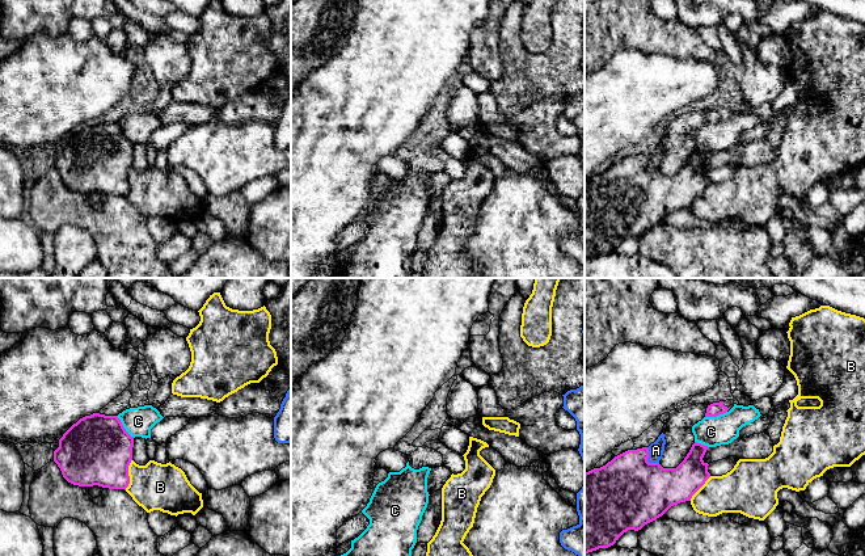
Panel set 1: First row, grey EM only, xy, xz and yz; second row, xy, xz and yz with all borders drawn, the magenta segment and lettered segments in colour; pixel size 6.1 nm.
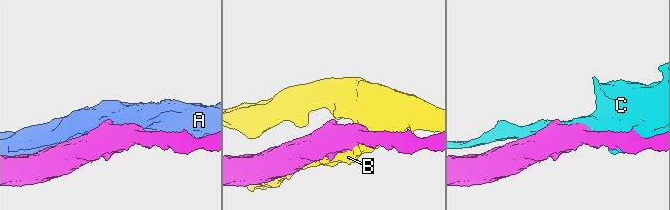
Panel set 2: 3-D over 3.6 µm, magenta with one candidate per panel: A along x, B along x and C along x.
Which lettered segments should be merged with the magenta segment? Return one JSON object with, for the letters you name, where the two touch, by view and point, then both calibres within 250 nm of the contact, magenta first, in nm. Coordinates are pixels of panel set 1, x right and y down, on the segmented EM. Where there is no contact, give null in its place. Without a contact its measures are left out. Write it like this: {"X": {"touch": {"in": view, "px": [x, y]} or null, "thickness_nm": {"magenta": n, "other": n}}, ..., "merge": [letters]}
{"merge": []}

